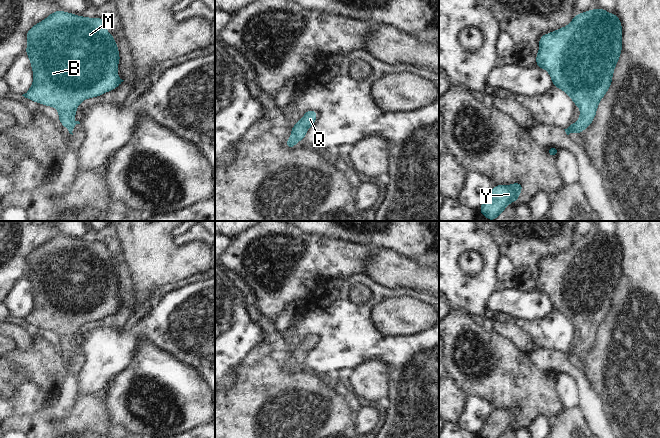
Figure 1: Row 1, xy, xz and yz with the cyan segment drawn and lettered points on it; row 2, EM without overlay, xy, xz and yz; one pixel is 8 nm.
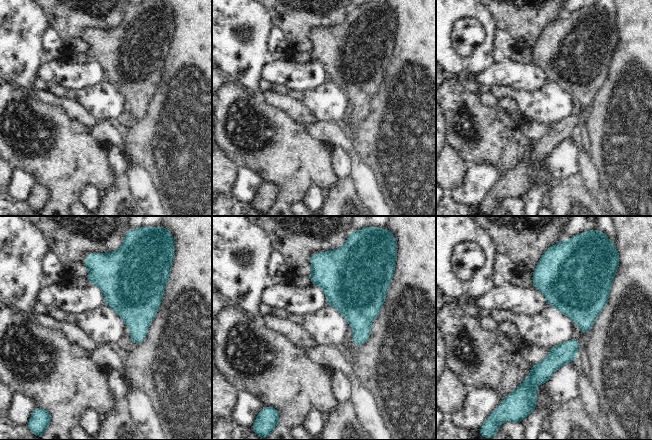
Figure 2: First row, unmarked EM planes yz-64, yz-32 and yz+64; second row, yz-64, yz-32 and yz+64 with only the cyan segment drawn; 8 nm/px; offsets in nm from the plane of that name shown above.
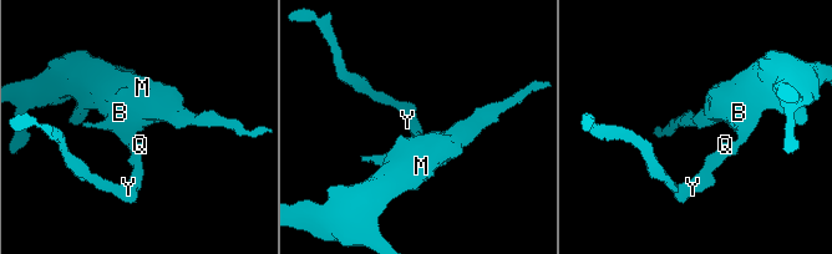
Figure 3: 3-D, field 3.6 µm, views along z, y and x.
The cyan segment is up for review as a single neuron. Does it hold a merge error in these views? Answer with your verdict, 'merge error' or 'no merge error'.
no merge error

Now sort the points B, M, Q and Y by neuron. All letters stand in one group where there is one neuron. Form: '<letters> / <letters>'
B M Q Y

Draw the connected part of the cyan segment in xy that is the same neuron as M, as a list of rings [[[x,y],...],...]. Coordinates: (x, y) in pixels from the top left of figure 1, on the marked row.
[[[58,10],[31,27],[26,33],[26,38],[27,50],[25,53],[31,61],[34,80],[31,88],[22,96],[39,104],[55,107],[59,111],[58,120],[73,135],[75,125],[80,124],[79,121],[72,120],[77,114],[76,107],[84,99],[114,90],[124,81],[118,78],[117,66],[120,57],[114,36],[106,31],[105,21],[102,18],[85,18]]]

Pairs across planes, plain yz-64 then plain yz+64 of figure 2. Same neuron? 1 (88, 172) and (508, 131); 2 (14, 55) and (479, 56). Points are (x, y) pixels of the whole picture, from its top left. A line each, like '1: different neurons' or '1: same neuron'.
1: same neuron
2: same neuron

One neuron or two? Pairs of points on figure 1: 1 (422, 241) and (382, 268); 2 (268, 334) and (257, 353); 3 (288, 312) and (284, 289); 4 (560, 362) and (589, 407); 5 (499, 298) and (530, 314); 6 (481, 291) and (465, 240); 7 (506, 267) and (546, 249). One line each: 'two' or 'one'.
1: two
2: one
3: two
4: one
5: one
6: one
7: two

